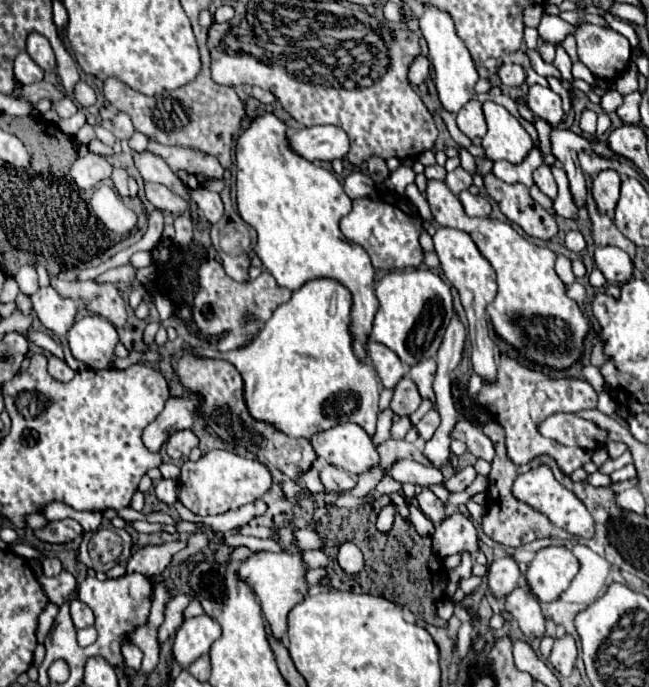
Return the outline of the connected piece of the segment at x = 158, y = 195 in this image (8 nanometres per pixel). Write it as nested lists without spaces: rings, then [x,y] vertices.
[[[145,182],[143,186],[145,190],[145,198],[155,206],[155,208],[161,208],[161,210],[167,210],[167,212],[177,212],[177,214],[183,214],[189,210],[187,202],[183,198],[179,198],[177,194],[173,194],[169,188],[165,188],[163,184],[155,184],[155,182]]]

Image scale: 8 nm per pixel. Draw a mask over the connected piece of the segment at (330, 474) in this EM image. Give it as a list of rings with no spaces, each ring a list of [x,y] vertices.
[[[323,466],[319,472],[319,480],[325,486],[325,492],[345,492],[355,486],[355,476],[345,470],[337,470],[337,466]]]

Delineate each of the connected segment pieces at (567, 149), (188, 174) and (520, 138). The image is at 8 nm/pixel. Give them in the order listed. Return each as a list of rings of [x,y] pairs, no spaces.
[[[551,128],[551,152],[553,156],[563,164],[567,176],[569,176],[569,182],[571,182],[571,194],[573,198],[577,200],[577,204],[585,204],[585,194],[587,194],[587,188],[585,188],[585,178],[581,174],[581,168],[579,168],[579,162],[577,162],[577,154],[575,154],[575,132],[571,130],[559,130],[559,128]]]
[[[149,142],[147,150],[163,158],[173,174],[177,174],[177,178],[191,190],[203,188],[209,180],[223,180],[223,166],[213,156],[207,156],[203,152],[163,146],[157,142]]]
[[[485,102],[483,112],[489,128],[481,142],[485,160],[507,160],[511,164],[521,164],[533,150],[533,140],[527,130],[503,106],[495,102]]]

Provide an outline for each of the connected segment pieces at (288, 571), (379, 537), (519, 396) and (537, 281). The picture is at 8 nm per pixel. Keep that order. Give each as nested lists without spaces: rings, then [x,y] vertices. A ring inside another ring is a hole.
[[[277,516],[275,526],[273,526],[273,530],[279,534],[279,544],[283,548],[281,554],[255,552],[251,558],[241,562],[239,568],[237,568],[237,578],[241,578],[241,582],[249,582],[249,586],[253,586],[253,592],[257,594],[257,598],[261,602],[263,618],[269,622],[269,626],[273,630],[273,636],[281,638],[281,640],[285,638],[285,632],[287,632],[287,616],[289,616],[289,612],[307,594],[307,586],[305,586],[307,566],[301,560],[299,548],[293,544],[291,528],[283,526],[287,520],[289,520],[289,516]]]
[[[381,496],[373,502],[365,502],[361,506],[353,506],[353,508],[337,508],[337,506],[327,506],[325,516],[321,516],[313,526],[315,532],[321,536],[323,540],[323,552],[327,552],[329,564],[327,564],[327,576],[321,578],[321,586],[329,586],[329,588],[345,588],[345,578],[337,566],[337,548],[343,542],[353,542],[361,548],[363,556],[365,556],[365,570],[359,572],[357,584],[365,594],[375,594],[375,596],[385,596],[387,600],[405,606],[409,610],[415,610],[415,614],[419,614],[425,622],[435,624],[435,626],[443,626],[445,622],[437,616],[437,602],[443,600],[445,596],[445,588],[447,588],[447,572],[443,568],[443,560],[433,554],[433,546],[431,546],[431,538],[429,536],[421,536],[415,526],[401,518],[399,514],[395,516],[395,526],[391,530],[391,534],[381,534],[375,528],[375,520],[379,510],[389,504],[389,496]]]
[[[501,354],[499,368],[497,368],[497,382],[483,382],[481,392],[477,394],[477,402],[493,414],[493,418],[505,428],[507,434],[507,454],[509,458],[523,466],[529,464],[537,456],[551,456],[555,458],[557,466],[563,474],[571,474],[573,470],[581,468],[585,462],[591,460],[591,452],[581,448],[569,448],[549,438],[543,438],[537,426],[555,412],[579,412],[583,408],[597,406],[597,394],[587,380],[581,378],[551,378],[541,368],[531,368],[521,360]]]
[[[427,180],[425,198],[431,206],[433,220],[439,226],[457,228],[471,234],[479,252],[491,262],[497,274],[499,290],[495,300],[487,306],[487,314],[495,326],[495,332],[501,338],[505,338],[511,346],[529,346],[529,342],[521,338],[521,318],[561,318],[561,322],[565,322],[565,326],[573,330],[573,346],[581,346],[583,350],[583,338],[589,332],[589,322],[579,310],[577,302],[567,298],[565,284],[559,280],[559,276],[553,270],[555,252],[527,242],[507,222],[467,216],[459,198],[441,180]]]

